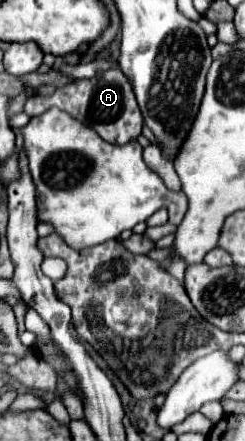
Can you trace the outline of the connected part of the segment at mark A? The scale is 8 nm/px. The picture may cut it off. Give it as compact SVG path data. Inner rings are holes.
M111 58L109 62L113 64L109 70L97 72L93 78L81 78L81 80L69 82L69 84L57 88L53 92L53 96L37 94L37 96L27 98L25 114L29 114L33 118L37 114L47 112L51 106L55 106L55 108L67 112L69 116L77 118L79 122L91 126L103 140L107 140L111 144L125 144L125 142L135 140L141 134L143 116L141 116L141 110L137 106L129 78L123 74L117 60Z

